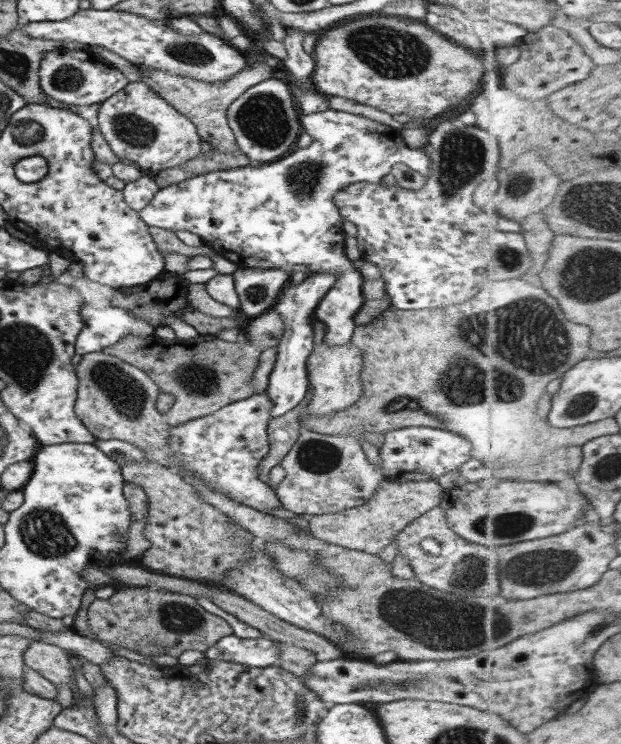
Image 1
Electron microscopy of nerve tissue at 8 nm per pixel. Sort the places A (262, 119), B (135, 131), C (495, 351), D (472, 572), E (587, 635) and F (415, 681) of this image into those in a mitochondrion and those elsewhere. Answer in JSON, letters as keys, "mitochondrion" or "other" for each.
{"A":"mitochondrion","B":"mitochondrion","C":"mitochondrion","D":"mitochondrion","E":"mitochondrion","F":"mitochondrion"}

